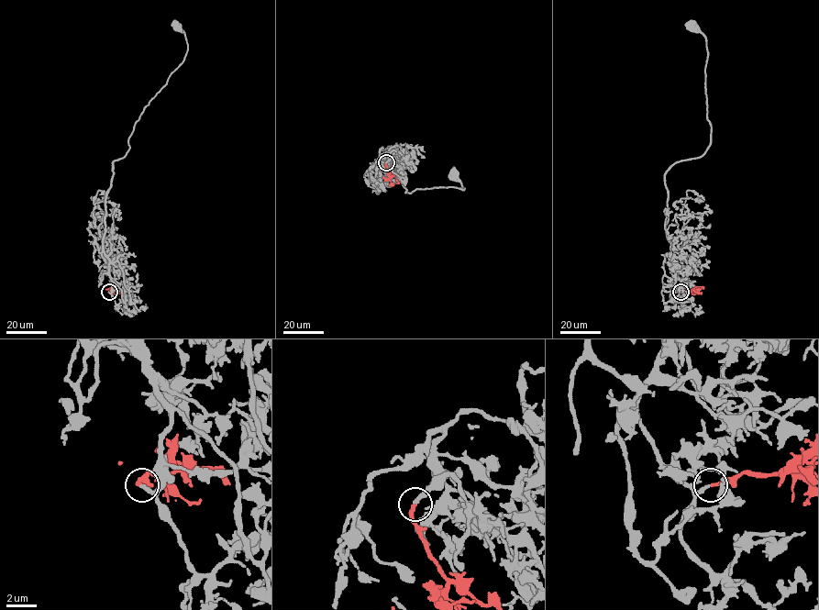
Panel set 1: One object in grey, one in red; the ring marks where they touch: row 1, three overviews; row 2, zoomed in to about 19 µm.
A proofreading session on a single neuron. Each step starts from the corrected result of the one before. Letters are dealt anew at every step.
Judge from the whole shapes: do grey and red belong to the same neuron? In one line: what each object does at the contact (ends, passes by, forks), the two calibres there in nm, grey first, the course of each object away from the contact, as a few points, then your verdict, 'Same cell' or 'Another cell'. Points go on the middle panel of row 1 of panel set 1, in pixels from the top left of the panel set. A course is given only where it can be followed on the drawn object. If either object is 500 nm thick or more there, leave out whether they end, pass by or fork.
At the ring grey ends. At the ring red ends. Thickness 280 nm (grey) against 240 nm. Course of grey: (385, 162), (390, 153), (381, 156), (380, 149), (390, 147), (392, 165), (405, 192), (463, 189), (454, 173). Course of red: (385, 162), (387, 169), (397, 178). Same cell

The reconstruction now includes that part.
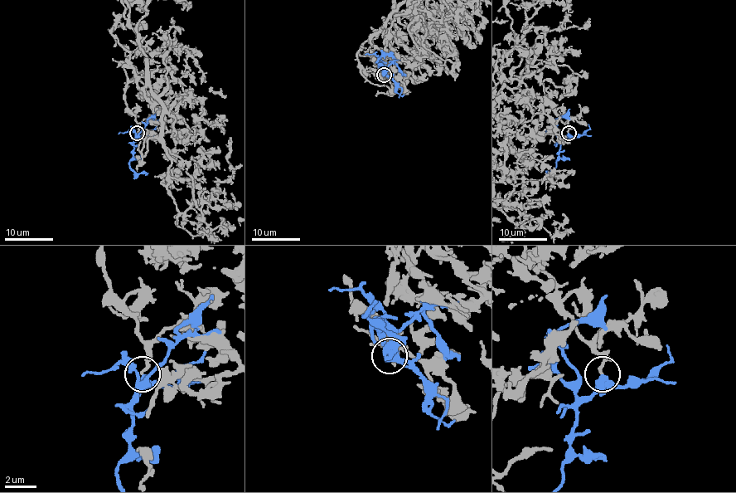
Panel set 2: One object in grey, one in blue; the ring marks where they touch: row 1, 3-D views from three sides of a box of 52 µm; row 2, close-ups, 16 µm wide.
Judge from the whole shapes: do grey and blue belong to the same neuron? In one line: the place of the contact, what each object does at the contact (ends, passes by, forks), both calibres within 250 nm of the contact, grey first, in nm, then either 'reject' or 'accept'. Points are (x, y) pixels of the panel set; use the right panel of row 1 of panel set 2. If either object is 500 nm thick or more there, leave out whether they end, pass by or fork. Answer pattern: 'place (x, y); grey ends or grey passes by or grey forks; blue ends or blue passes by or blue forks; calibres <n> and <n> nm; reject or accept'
place (568, 133); grey ends; blue passes by; calibres 190 and 440 nm; reject

